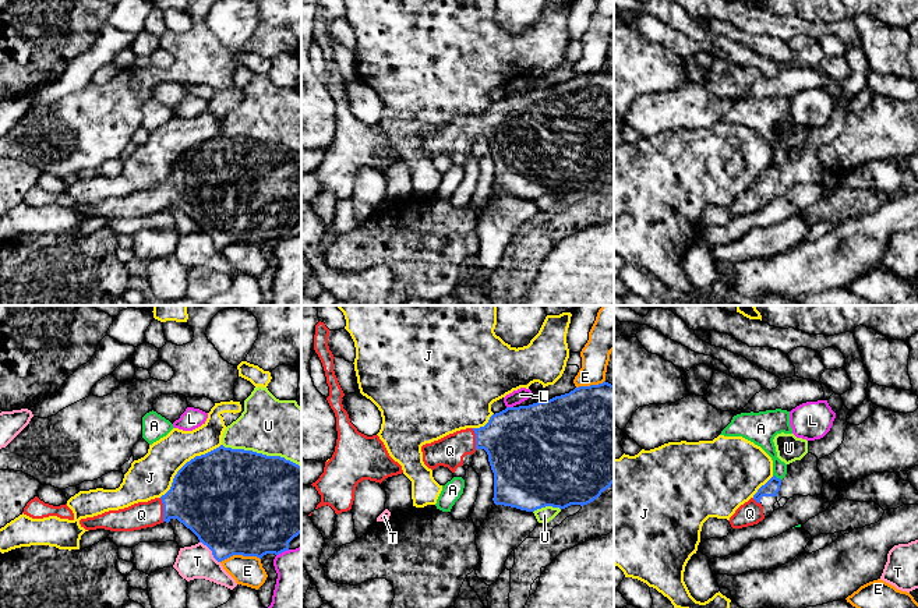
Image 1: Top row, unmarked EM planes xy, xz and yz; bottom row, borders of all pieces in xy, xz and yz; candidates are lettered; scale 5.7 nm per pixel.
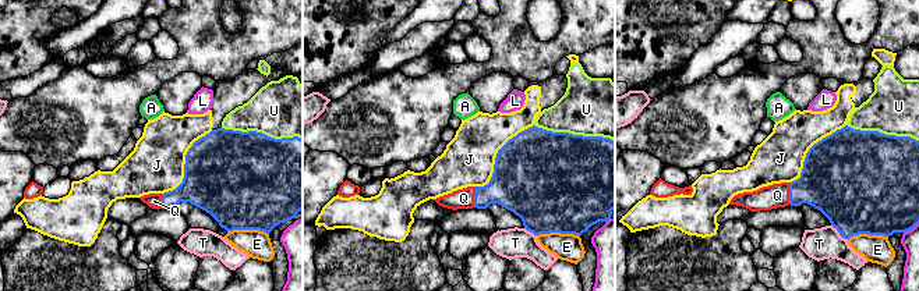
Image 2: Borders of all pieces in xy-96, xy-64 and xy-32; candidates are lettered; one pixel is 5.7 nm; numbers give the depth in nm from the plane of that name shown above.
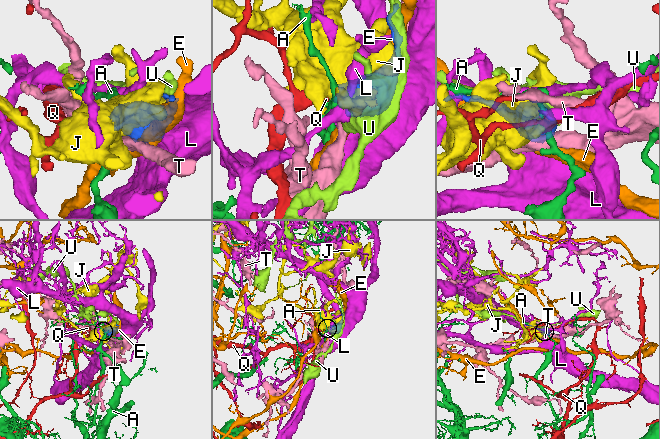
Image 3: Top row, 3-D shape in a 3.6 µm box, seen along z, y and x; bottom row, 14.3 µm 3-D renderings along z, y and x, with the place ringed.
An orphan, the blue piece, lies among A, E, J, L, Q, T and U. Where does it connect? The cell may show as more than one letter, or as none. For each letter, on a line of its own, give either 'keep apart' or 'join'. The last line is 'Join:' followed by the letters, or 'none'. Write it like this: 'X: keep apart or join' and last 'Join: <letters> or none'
A: keep apart
E: keep apart
J: keep apart
L: keep apart
Q: join
T: keep apart
U: keep apart
Join: Q

